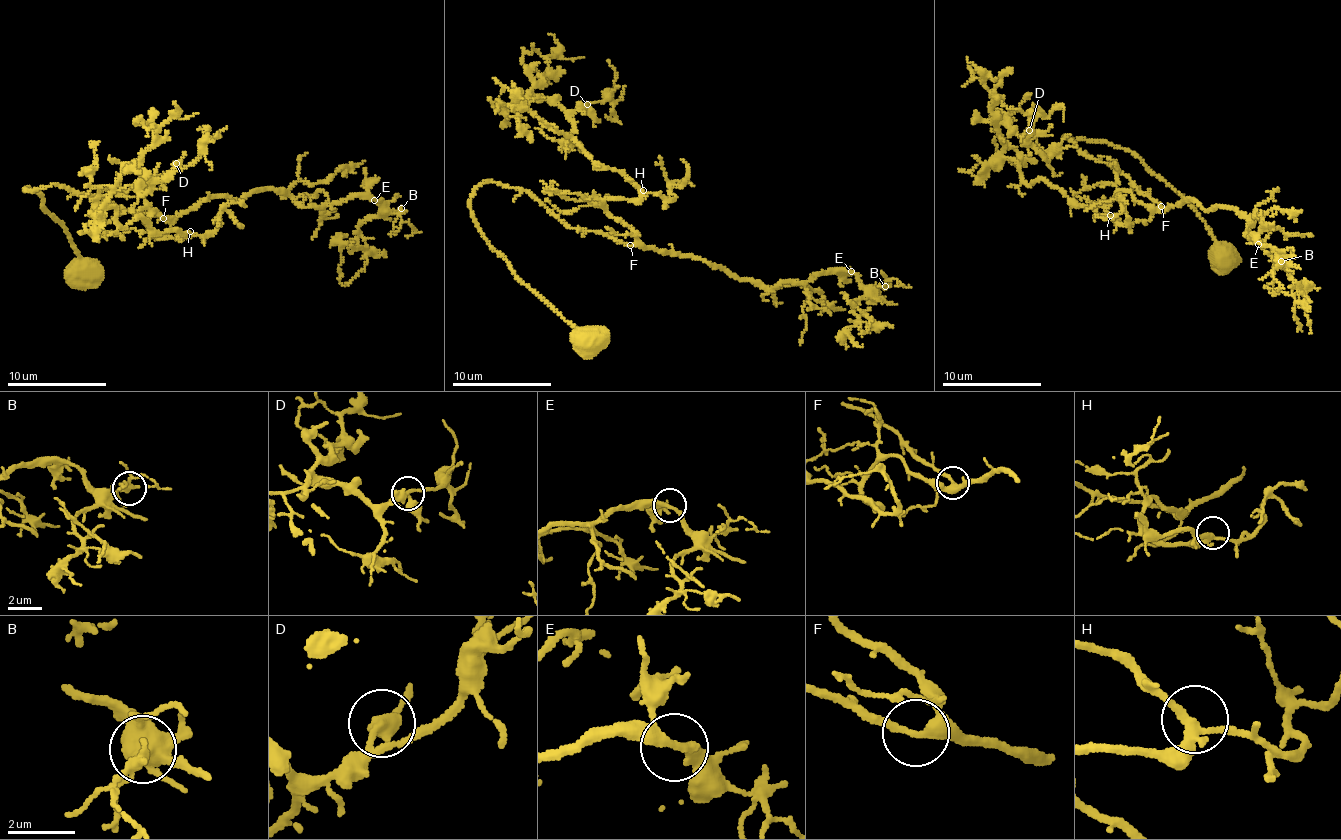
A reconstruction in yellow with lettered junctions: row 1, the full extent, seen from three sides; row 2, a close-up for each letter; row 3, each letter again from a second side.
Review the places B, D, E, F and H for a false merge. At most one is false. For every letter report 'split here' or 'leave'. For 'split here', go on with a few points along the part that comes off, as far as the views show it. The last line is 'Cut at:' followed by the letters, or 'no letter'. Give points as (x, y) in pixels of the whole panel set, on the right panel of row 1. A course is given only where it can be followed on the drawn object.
B: leave
D: leave
E: leave
F: leave
H: leave
Cut at: no letter

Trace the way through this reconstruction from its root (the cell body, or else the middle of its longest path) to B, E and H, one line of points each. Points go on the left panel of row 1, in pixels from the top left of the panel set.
B: (167, 218), (211, 198), (240, 200), (278, 189), (306, 207), (372, 195), (392, 213), (401, 208)
E: (167, 218), (211, 198), (240, 200), (266, 190), (284, 191), (306, 207), (332, 206), (355, 196), (374, 200)
H: (167, 218), (153, 212), (148, 221), (149, 232), (173, 238), (190, 231)

